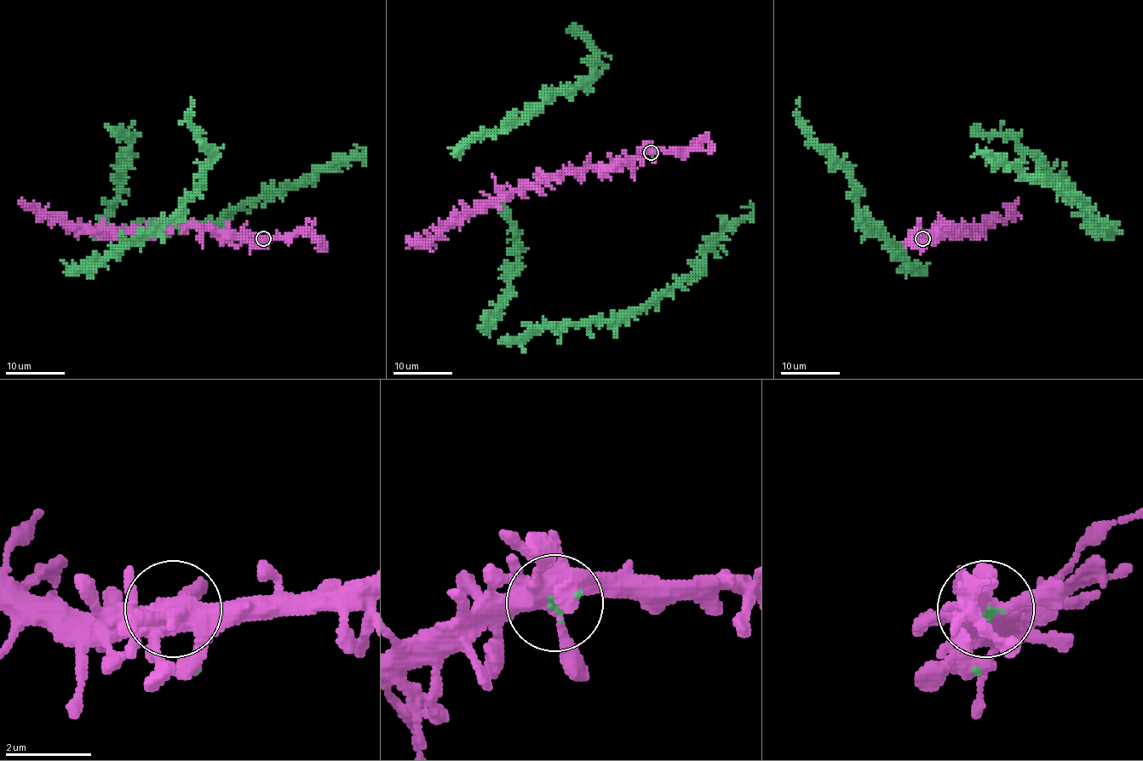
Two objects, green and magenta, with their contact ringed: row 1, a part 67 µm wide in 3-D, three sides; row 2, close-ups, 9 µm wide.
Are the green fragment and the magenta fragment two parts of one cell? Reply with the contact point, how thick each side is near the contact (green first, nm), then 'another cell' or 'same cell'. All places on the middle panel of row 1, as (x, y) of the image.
place (651, 152); calibres 100 and 480 nm; same cell

